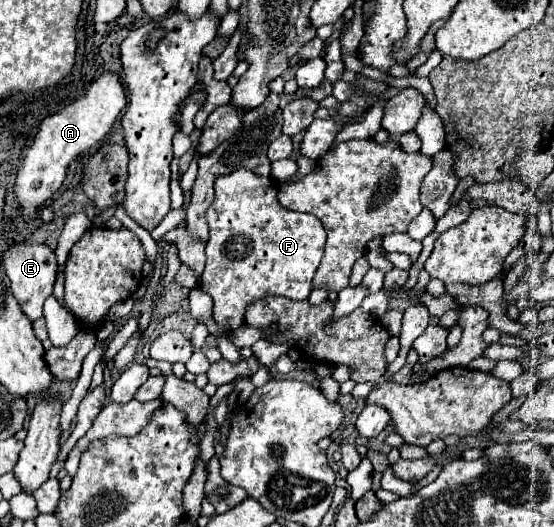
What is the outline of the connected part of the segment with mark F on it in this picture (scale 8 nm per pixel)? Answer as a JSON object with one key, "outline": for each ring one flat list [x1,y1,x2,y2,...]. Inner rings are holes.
{"outline":[[246,168,234,170,226,176,218,176,214,188,216,198,206,212,210,226,210,240,206,244,206,268,200,276,198,286,214,300,216,324,226,332,234,332,236,328,246,326,246,308,266,296,284,296,296,302,306,300,310,296,310,282,324,254,326,230,316,216,286,210,278,202,278,184,272,178,258,176]]}

